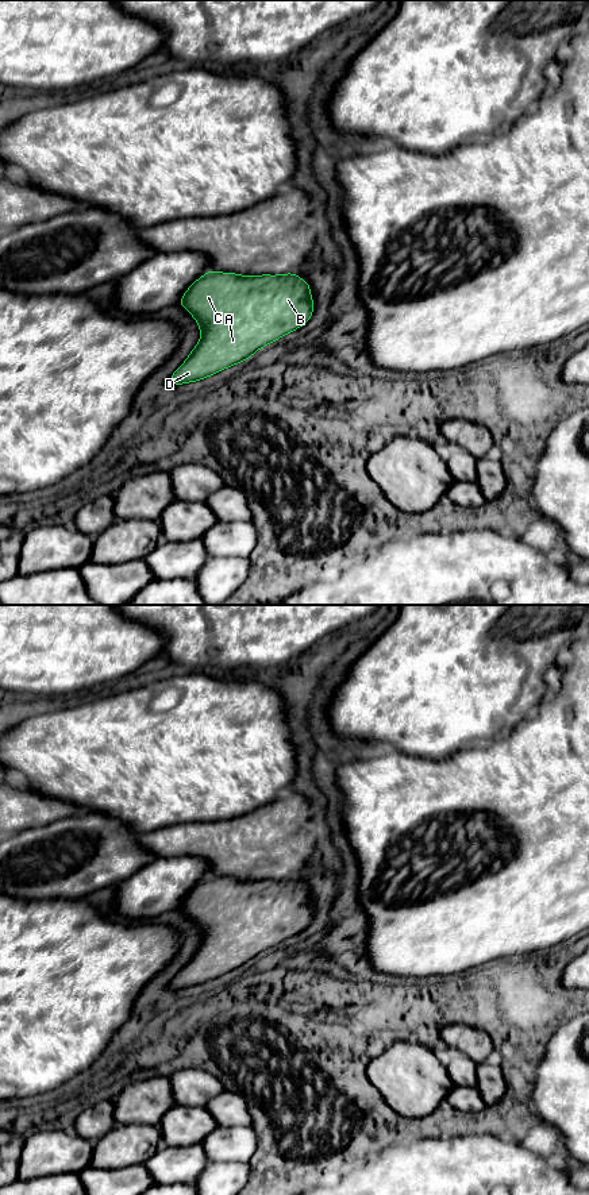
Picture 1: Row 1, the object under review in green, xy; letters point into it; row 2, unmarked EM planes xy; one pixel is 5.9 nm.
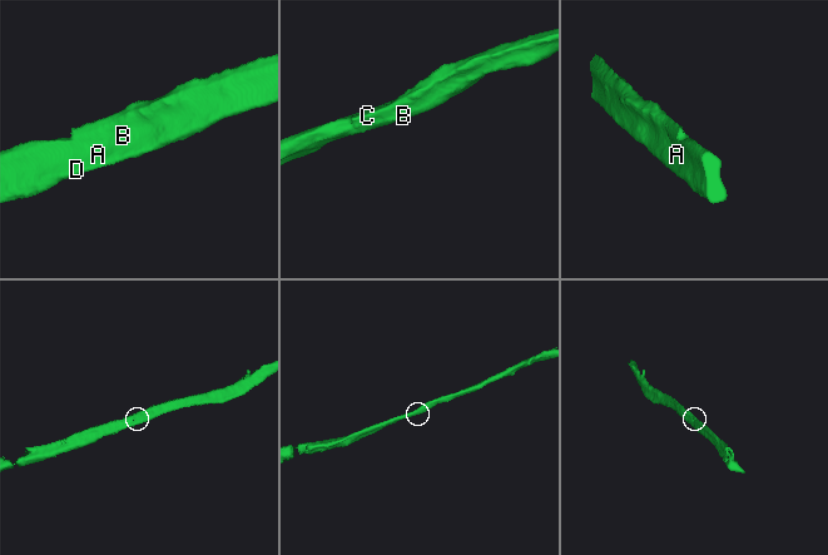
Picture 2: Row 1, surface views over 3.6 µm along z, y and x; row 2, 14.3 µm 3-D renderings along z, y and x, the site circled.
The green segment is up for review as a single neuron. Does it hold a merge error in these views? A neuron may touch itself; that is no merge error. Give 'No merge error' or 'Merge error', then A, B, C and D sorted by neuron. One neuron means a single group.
No merge error. Groups: A B C D

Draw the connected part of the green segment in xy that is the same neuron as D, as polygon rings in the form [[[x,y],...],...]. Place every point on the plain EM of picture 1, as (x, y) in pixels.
[[[207,876],[184,898],[177,910],[184,911],[199,928],[201,942],[189,963],[173,978],[169,988],[196,987],[223,974],[249,964],[261,952],[300,933],[312,922],[317,910],[311,905],[309,888],[294,878],[281,880],[239,880]]]

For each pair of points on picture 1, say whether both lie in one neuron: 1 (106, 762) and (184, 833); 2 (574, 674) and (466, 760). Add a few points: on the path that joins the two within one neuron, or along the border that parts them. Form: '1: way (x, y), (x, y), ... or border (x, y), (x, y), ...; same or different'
1: border (204, 821), (170, 824), (142, 832); different
2: way (564, 706), (509, 760), (499, 760); same

